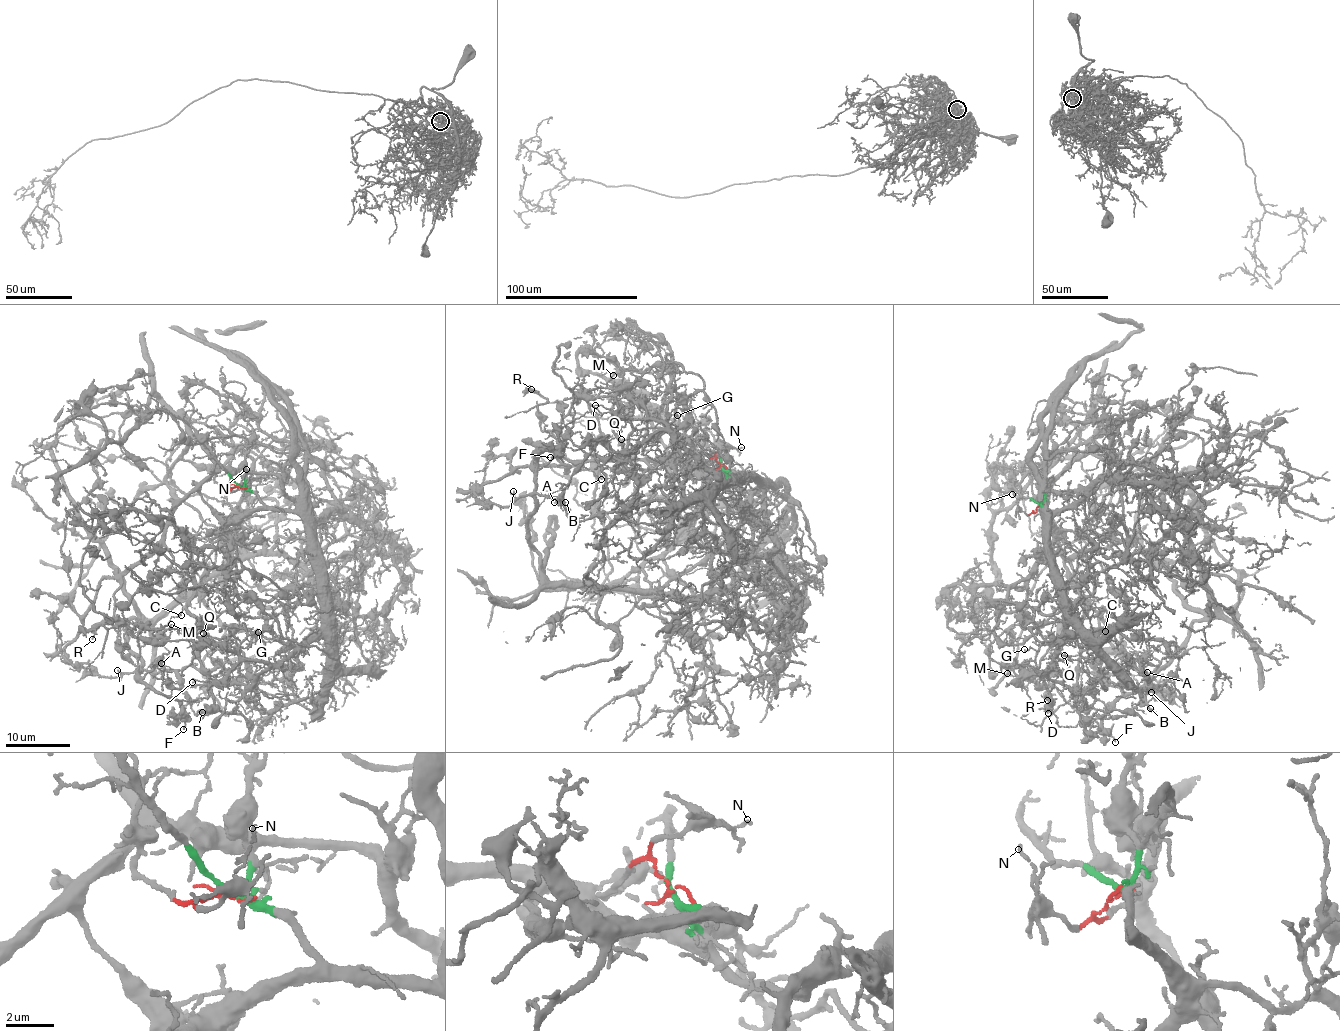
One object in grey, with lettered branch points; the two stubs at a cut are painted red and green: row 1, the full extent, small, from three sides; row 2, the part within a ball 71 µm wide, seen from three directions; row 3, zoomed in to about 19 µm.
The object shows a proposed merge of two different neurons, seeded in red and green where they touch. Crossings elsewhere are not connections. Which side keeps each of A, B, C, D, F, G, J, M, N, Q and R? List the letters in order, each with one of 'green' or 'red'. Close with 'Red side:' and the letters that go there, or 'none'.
A: red
B: red
C: red
D: green
F: red
G: green
J: red
M: red
N: red
Q: green
R: red
Red side: A, B, C, F, J, M, N, R

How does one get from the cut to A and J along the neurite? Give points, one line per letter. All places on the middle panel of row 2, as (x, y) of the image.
A: (720, 466), (703, 466), (721, 464), (726, 550), (642, 591), (540, 570), (525, 531), (536, 494), (554, 503)
J: (720, 466), (703, 466), (721, 464), (726, 550), (642, 591), (556, 585), (527, 539), (533, 499), (513, 491)

